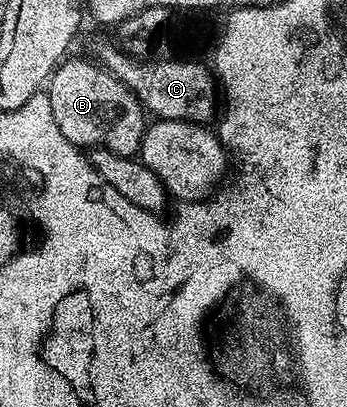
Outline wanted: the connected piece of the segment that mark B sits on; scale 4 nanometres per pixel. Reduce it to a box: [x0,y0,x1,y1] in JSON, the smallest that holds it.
[46,56,146,157]

